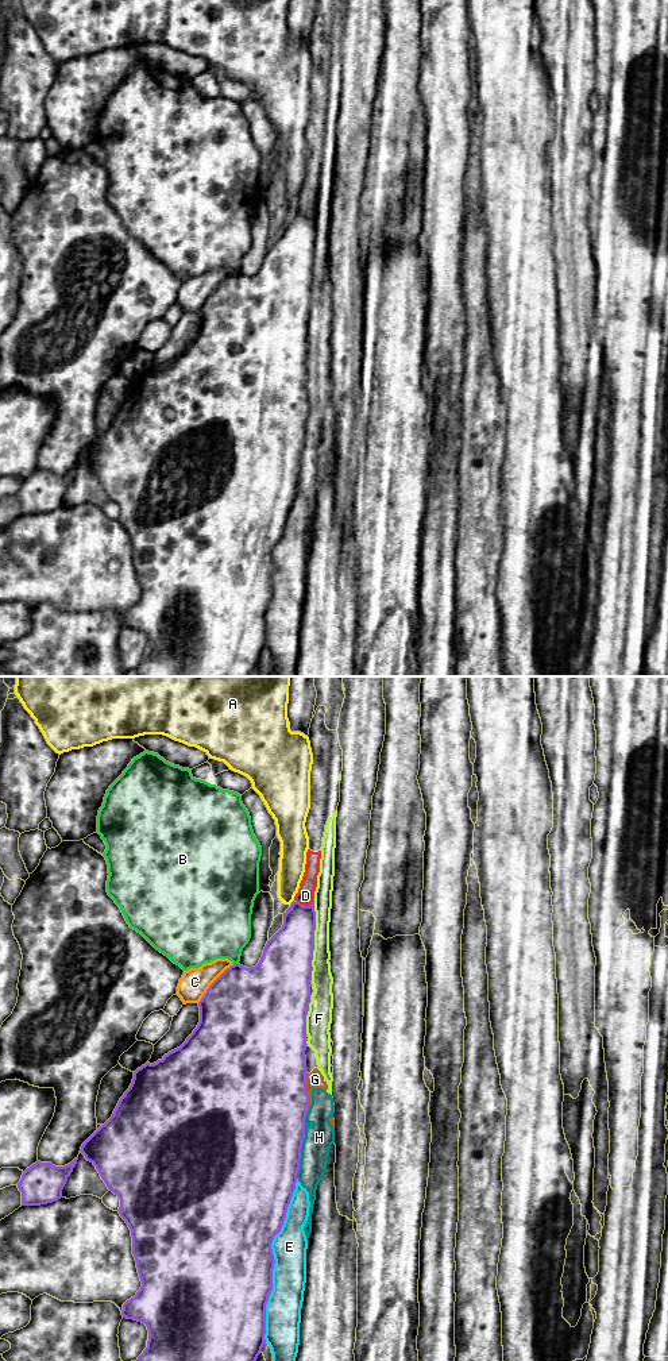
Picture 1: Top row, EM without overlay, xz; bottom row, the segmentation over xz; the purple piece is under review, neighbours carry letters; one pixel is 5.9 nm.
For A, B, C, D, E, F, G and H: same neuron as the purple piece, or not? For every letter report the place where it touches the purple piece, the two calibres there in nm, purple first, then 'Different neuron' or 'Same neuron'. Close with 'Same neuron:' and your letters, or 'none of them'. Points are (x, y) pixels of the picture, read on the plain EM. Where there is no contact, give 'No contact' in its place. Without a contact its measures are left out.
A: No contact. Different neuron
B: Touches purple at xz (236, 273). Thickness 460 nm (purple) against 380 nm. Different neuron
C: Touches purple at xz (213, 290). Thickness 500 nm (purple) against 170 nm. Different neuron
D: Touches purple at xz (307, 215). Thickness 240 nm (purple) against 110 nm. Different neuron
E: Touches purple at xz (274, 569). Thickness 480 nm (purple) against 220 nm. Different neuron
F: Touches purple at xz (313, 249). Thickness 320 nm (purple) against 130 nm. Different neuron
G: Touches purple at xz (308, 403). Thickness 480 nm (purple) against 100 nm. Different neuron
H: Touches purple at xz (301, 454). Thickness 500 nm (purple) against 170 nm. Different neuron
Same neuron: none of them

